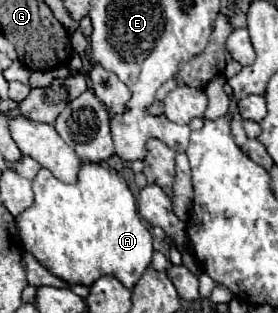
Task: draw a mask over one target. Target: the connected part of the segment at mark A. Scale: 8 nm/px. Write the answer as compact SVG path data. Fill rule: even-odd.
M80 161L76 183L62 183L48 169L40 169L32 189L36 197L32 207L16 217L28 253L70 285L90 287L102 275L118 277L128 289L136 285L152 261L152 235L136 211L132 191L112 167Z

